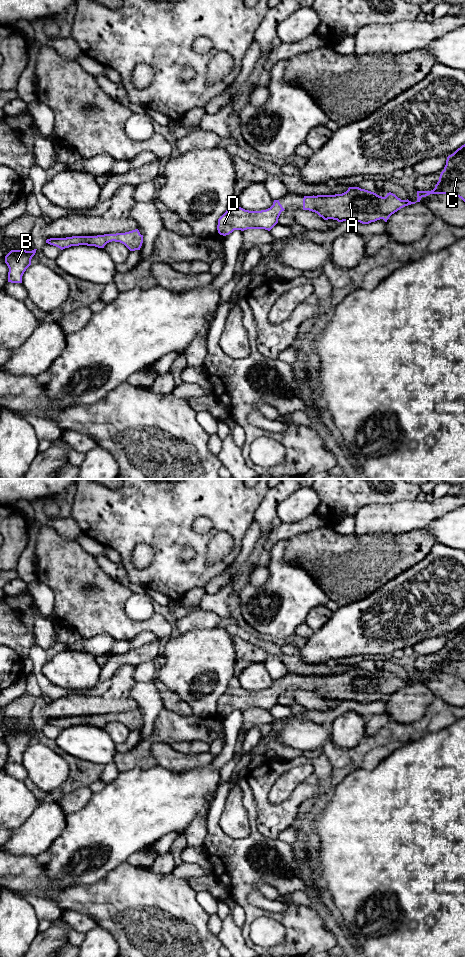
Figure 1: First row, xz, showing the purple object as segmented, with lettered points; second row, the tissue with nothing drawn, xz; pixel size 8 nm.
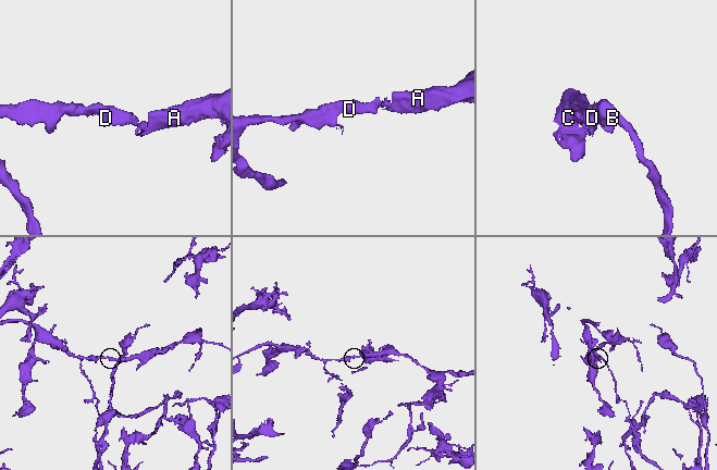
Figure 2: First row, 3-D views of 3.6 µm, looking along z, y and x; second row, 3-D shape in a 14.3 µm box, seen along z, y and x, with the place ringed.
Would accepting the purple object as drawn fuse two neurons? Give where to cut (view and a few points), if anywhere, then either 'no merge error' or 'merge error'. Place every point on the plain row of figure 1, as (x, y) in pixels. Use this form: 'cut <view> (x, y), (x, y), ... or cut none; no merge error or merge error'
cut none; no merge error

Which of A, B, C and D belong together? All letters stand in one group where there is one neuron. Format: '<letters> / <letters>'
A B C D

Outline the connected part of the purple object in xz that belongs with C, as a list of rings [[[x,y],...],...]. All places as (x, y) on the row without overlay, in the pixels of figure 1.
[[[465,624],[447,637],[444,650],[433,670],[417,671],[416,682],[430,674],[455,675],[465,682]]]

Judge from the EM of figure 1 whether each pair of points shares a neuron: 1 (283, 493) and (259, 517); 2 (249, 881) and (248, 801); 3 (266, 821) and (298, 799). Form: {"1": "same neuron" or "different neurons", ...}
{"1": "same neuron", "2": "same neuron", "3": "same neuron"}

